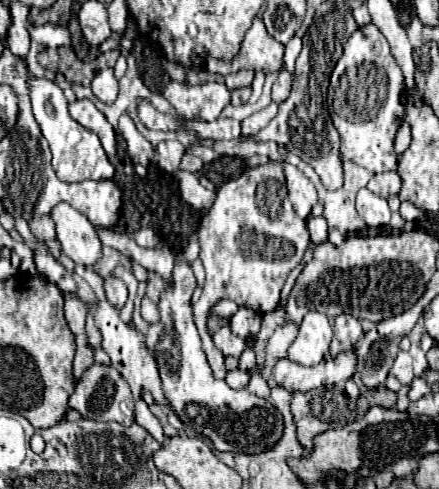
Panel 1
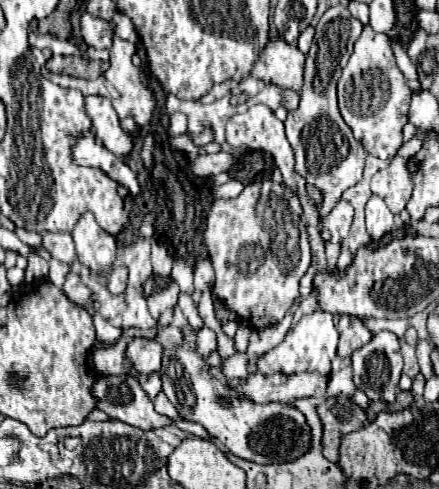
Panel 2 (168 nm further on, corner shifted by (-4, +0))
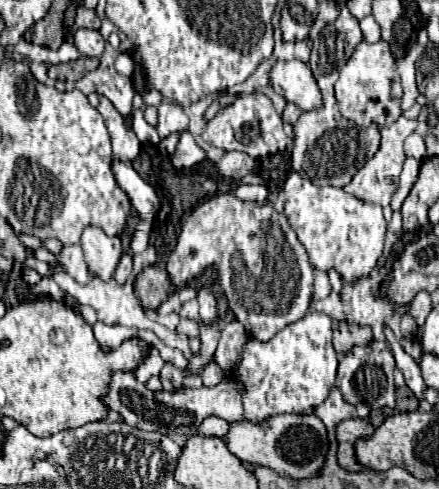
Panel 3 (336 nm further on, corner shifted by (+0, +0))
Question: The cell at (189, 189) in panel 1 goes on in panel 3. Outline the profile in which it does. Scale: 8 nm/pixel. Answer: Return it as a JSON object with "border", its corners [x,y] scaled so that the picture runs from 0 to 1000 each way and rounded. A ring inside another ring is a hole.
{"border":[[[549,376],[544,384],[535,384],[531,393],[540,405],[563,409],[563,413],[608,413],[617,409],[617,389],[608,380],[567,380],[567,376]]]}

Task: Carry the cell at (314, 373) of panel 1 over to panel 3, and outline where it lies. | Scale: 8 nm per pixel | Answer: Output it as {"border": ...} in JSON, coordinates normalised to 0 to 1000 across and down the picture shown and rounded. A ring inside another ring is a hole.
{"border":[[[262,761],[248,781],[248,806],[239,810],[239,826],[271,843],[276,855],[294,871],[317,871],[317,879],[344,879],[362,888],[449,888],[453,867],[472,851],[499,851],[517,863],[554,859],[554,826],[544,810],[544,793],[526,785],[526,777],[508,773],[503,785],[485,793],[408,793],[399,802],[344,802],[335,789],[308,777],[303,761]]]}

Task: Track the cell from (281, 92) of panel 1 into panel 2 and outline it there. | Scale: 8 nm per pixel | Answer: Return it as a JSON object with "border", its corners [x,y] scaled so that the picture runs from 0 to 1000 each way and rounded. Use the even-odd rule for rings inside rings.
{"border":[[[640,184],[640,196],[645,196],[645,204],[640,204],[645,221],[654,221],[654,225],[672,225],[677,221],[681,192],[672,184]]]}

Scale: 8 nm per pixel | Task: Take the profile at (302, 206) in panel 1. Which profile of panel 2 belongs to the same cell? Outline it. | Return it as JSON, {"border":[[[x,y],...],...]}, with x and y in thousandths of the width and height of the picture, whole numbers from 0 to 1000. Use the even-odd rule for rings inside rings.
{"border":[[[576,217],[554,233],[535,233],[513,262],[513,278],[517,290],[531,303],[544,307],[604,307],[622,319],[626,339],[636,339],[640,356],[645,356],[645,372],[654,384],[667,389],[667,397],[677,401],[677,376],[672,376],[672,319],[667,319],[667,303],[658,294],[658,286],[649,282],[649,266],[645,266],[645,249],[636,249],[622,229],[608,217]]]}

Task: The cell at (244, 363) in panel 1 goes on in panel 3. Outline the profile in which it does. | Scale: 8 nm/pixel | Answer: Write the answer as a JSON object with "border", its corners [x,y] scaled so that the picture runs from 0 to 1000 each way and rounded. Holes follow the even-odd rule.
{"border":[[[540,654],[508,663],[494,720],[490,720],[490,740],[508,761],[526,761],[526,753],[535,753],[563,695],[567,685]]]}

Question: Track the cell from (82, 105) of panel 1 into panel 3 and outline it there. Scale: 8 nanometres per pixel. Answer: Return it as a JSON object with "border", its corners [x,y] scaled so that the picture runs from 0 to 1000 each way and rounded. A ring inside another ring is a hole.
{"border":[[[207,192],[203,204],[239,241],[239,254],[244,254],[244,266],[248,266],[248,278],[257,290],[257,319],[276,331],[308,327],[321,311],[321,290],[312,286],[308,270],[289,258],[285,241],[262,225],[262,217],[239,196]]]}

